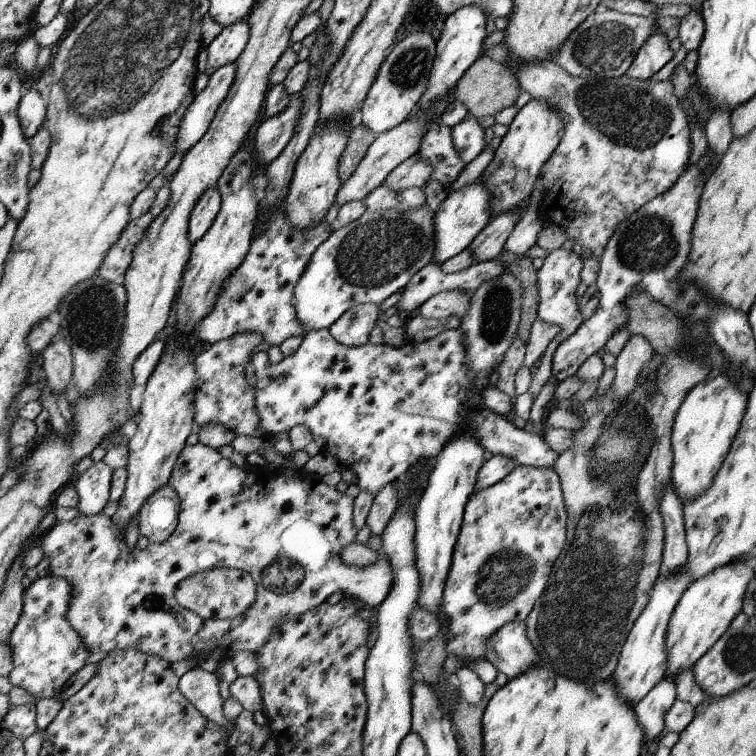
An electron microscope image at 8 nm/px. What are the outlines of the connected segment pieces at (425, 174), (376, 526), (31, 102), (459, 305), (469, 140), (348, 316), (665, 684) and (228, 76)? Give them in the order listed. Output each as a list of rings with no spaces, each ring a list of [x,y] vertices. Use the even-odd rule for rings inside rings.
[[[412,155],[401,162],[386,178],[384,184],[393,191],[400,192],[412,187],[423,189],[429,180],[432,167],[419,156]]]
[[[387,484],[373,497],[372,506],[365,520],[365,525],[369,527],[372,536],[381,536],[397,510],[399,500],[393,484]]]
[[[35,86],[24,93],[22,102],[19,103],[18,113],[23,132],[26,134],[26,138],[31,140],[45,123],[47,113],[46,98],[37,92]]]
[[[461,289],[439,292],[419,306],[419,314],[425,318],[448,318],[452,315],[462,320],[468,312],[472,295],[471,291]]]
[[[469,116],[452,130],[453,143],[465,164],[473,161],[487,145],[484,139],[485,128],[476,117]]]
[[[364,303],[350,307],[334,324],[330,325],[330,334],[343,345],[363,345],[370,336],[378,319],[380,306]]]
[[[664,678],[648,692],[642,701],[635,704],[635,715],[646,742],[661,737],[665,732],[665,716],[676,698],[676,685]]]
[[[235,64],[217,68],[208,79],[206,88],[196,95],[196,100],[188,108],[180,126],[174,155],[184,155],[204,136],[234,80],[234,70]]]

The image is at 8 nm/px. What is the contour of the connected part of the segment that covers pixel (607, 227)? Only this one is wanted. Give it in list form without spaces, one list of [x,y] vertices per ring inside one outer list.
[[[553,60],[523,65],[514,74],[516,74],[522,92],[528,93],[531,96],[531,100],[543,100],[550,109],[559,113],[559,117],[564,123],[565,128],[565,133],[562,135],[558,146],[554,149],[552,156],[542,165],[541,173],[539,174],[543,188],[542,198],[539,200],[539,220],[547,224],[554,223],[560,225],[564,229],[568,240],[574,240],[577,246],[584,249],[588,248],[588,250],[591,250],[592,255],[600,260],[601,254],[604,252],[617,226],[620,223],[624,223],[633,212],[642,208],[647,202],[669,191],[677,183],[682,173],[688,168],[691,151],[689,116],[681,107],[679,99],[674,96],[674,87],[670,78],[658,82],[652,79],[633,79],[626,74],[611,80],[601,79],[600,77],[575,77]]]

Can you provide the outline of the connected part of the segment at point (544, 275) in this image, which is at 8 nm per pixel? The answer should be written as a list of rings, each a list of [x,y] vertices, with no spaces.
[[[559,248],[553,250],[544,259],[543,266],[537,270],[540,303],[538,306],[538,317],[550,324],[558,326],[558,336],[561,342],[568,338],[583,323],[582,316],[578,310],[576,299],[576,288],[581,282],[581,270],[583,260],[573,250]]]

